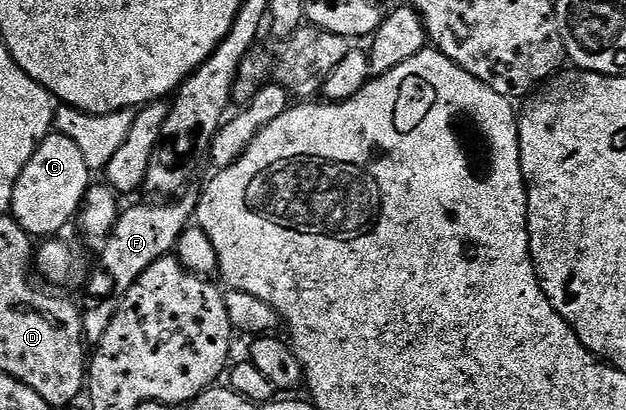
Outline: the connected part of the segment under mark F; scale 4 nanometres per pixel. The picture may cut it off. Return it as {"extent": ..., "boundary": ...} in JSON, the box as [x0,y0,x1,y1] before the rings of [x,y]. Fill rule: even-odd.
{"extent":[81,193,199,344],"boundary":[[[183,193],[177,200],[159,201],[162,202],[159,206],[130,206],[127,210],[125,207],[119,213],[116,224],[101,243],[102,270],[114,282],[109,282],[104,275],[98,274],[95,278],[93,275],[84,286],[87,296],[94,301],[90,310],[81,311],[82,332],[87,343],[97,344],[104,332],[108,332],[108,324],[112,324],[118,303],[128,288],[132,288],[132,284],[136,284],[136,280],[140,280],[140,276],[144,276],[144,272],[156,264],[156,260],[175,253],[182,234],[191,225],[198,208],[199,195],[190,193]]]}

